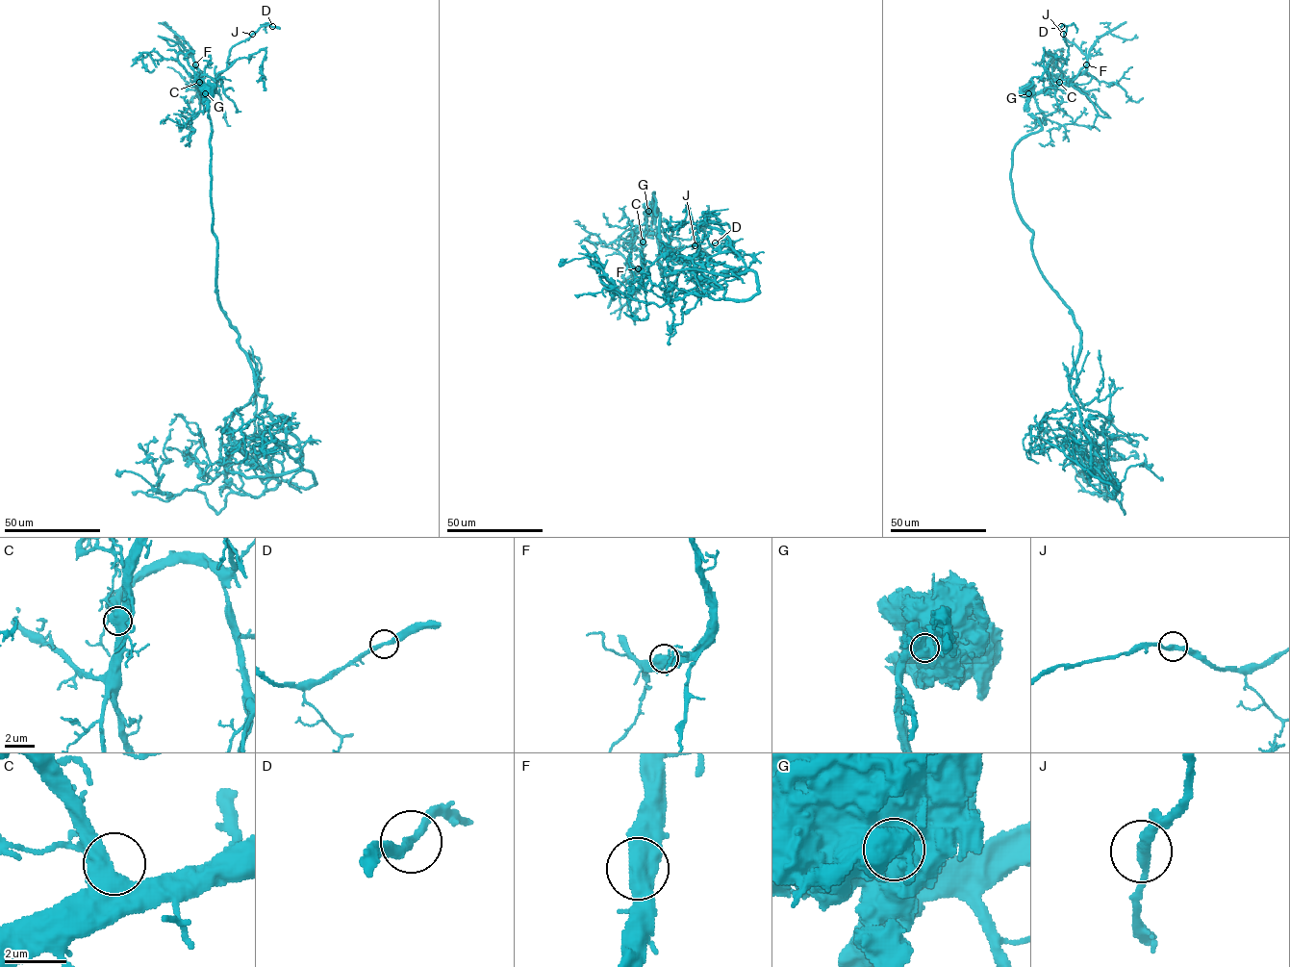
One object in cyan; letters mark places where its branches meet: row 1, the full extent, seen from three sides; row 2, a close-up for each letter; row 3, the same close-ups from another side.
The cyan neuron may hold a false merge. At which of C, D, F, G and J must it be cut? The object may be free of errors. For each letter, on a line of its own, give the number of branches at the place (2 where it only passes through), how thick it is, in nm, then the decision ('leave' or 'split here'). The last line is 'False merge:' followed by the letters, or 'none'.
C: branches 2; calibre 550 nm; leave
D: branches 2; calibre 260 nm; leave
F: branches 2; calibre 650 nm; leave
G: branches 1; calibre 1350 nm; split here
J: branches 2; calibre 320 nm; leave
False merge: G

